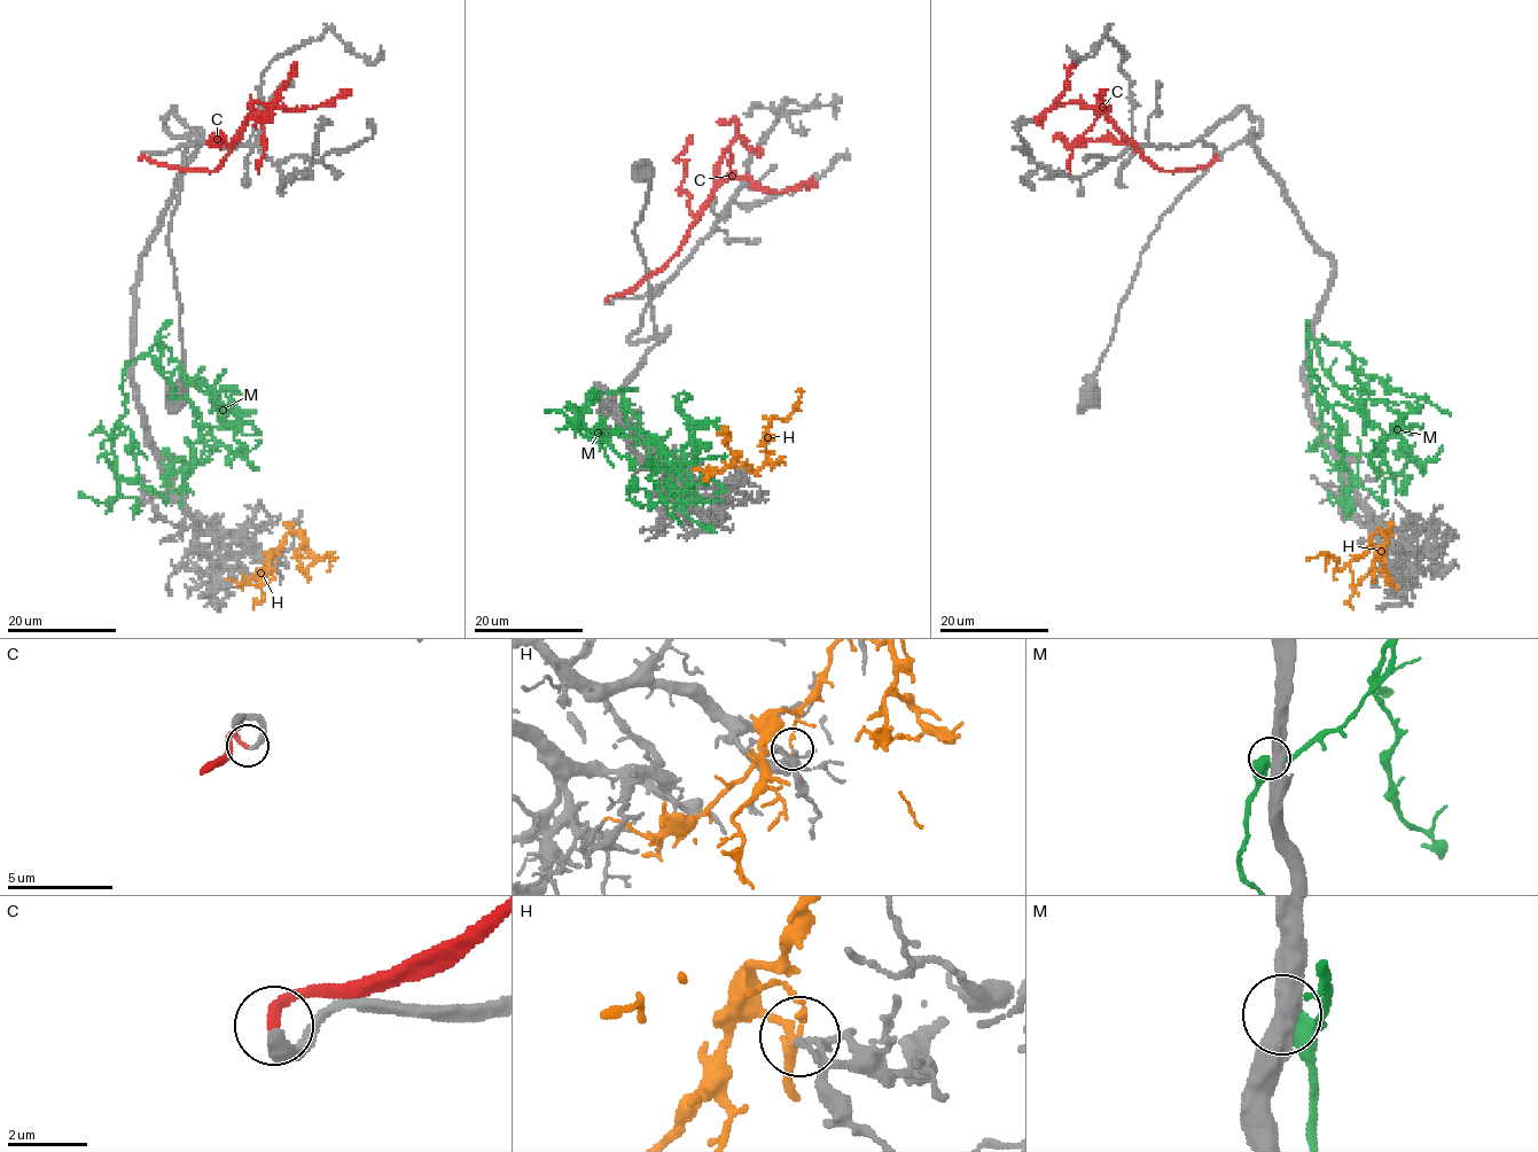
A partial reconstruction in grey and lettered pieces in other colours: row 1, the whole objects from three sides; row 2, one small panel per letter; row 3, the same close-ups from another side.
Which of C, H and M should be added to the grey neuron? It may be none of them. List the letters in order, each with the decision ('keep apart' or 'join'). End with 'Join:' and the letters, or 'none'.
C: join
H: keep apart
M: keep apart
Join: C

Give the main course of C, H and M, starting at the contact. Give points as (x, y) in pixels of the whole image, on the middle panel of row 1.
C: (607, 301), (631, 293), (678, 251), (710, 193), (730, 178), (747, 178), (763, 189), (785, 192), (818, 183)
H: (741, 466), (752, 471), (763, 464), (767, 452), (765, 430), (773, 419), (787, 419), (802, 391), (796, 390)
M: (594, 388), (608, 394), (622, 389), (625, 419), (672, 454), (689, 442), (701, 444), (682, 414), (724, 426)

